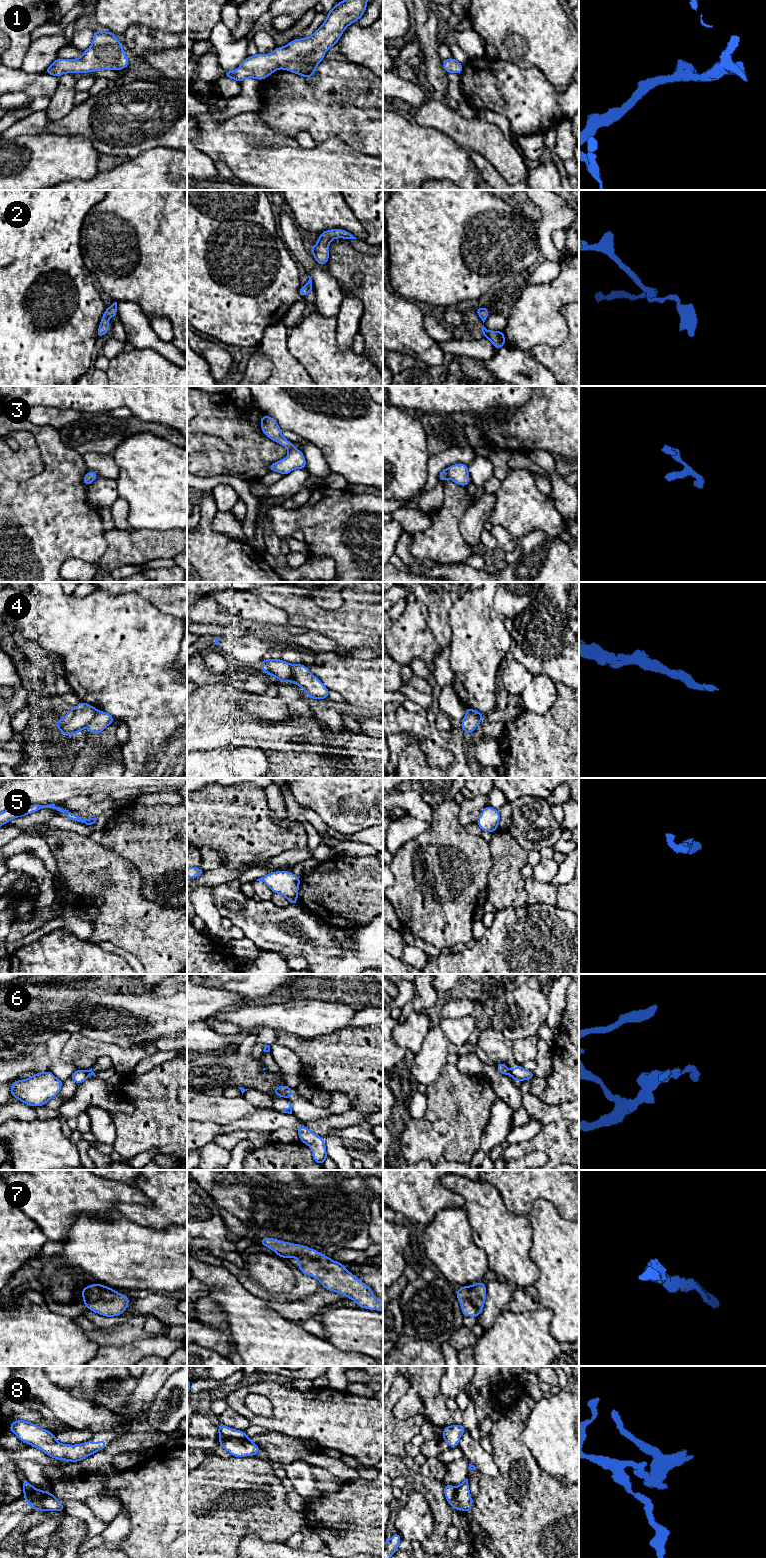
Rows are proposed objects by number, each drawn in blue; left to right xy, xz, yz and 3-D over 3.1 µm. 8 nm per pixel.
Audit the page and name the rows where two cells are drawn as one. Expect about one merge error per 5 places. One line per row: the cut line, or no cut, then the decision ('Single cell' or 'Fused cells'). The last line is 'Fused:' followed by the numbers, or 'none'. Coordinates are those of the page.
1: No split. Single cell
2: No split. Single cell
3: No split. Single cell
4: Split along xz (290, 664), (292, 681). Fused cells
5: No split. Single cell
6: Split along yz (508, 1072), (509, 1074). Fused cells
7: No split. Single cell
8: Split along xz (220, 1436), (250, 1440). Fused cells
Fused: 4, 6, 8

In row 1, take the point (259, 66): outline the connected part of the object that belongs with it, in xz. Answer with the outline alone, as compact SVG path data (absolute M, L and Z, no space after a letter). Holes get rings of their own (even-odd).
M344 0L336 3L328 12L324 23L311 36L294 39L285 47L276 47L271 54L258 53L254 56L248 56L235 71L225 71L224 77L235 79L239 83L246 78L255 78L261 81L278 69L285 69L309 79L316 74L316 66L324 59L326 51L337 44L350 24L357 22L363 16L367 8L367 1Z

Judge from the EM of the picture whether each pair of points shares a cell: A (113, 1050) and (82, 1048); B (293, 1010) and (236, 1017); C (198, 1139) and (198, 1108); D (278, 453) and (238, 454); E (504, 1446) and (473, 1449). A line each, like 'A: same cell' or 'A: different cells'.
A: same cell
B: same cell
C: different cells
D: same cell
E: different cells

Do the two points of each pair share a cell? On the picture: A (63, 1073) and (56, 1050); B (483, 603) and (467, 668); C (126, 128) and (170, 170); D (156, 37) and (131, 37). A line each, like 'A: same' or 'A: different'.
A: same
B: same
C: different
D: same

